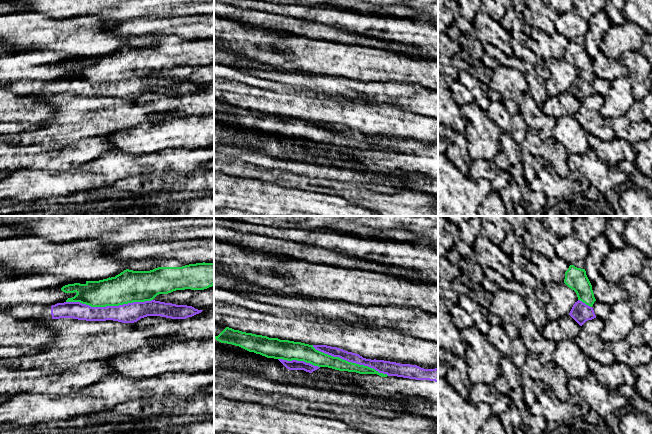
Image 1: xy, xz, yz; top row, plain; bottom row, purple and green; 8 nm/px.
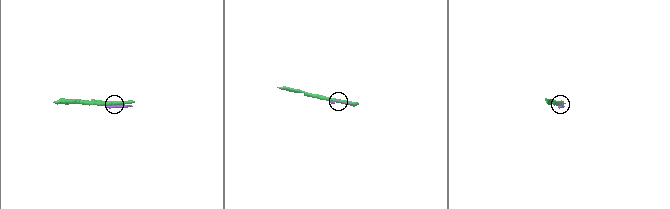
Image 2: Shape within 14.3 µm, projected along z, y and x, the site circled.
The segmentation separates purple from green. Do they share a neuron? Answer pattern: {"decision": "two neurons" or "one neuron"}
{"decision": "two neurons"}

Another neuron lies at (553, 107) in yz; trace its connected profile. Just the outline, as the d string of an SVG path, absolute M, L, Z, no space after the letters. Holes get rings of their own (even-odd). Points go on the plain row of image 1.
M570 92L559 93L556 96L548 97L541 106L542 112L559 119L562 116L575 116L580 108L581 102Z

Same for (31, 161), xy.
M106 136L92 137L62 148L15 144L0 140L0 171L47 169L67 171L114 151Z

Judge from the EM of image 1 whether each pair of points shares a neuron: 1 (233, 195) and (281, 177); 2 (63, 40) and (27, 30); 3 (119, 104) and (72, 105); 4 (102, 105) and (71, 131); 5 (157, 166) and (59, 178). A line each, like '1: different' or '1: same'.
1: different
2: same
3: same
4: same
5: same

